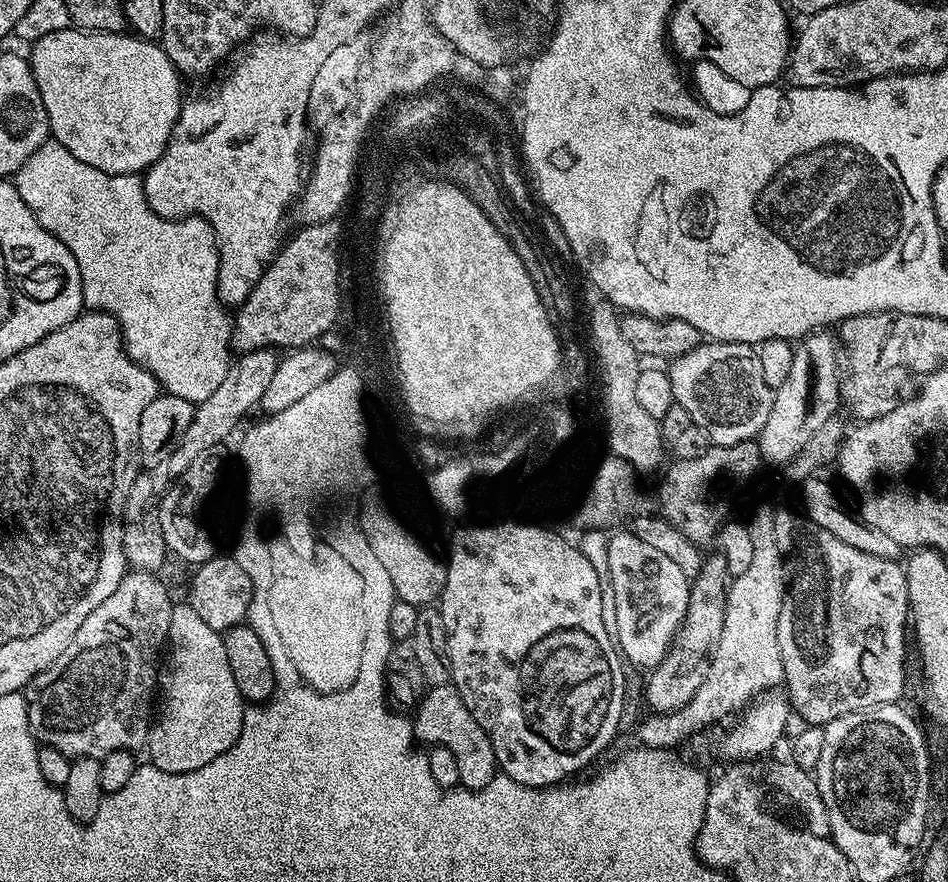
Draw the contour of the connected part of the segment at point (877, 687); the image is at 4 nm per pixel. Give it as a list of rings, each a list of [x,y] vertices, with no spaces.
[[[830,530],[818,532],[814,542],[808,542],[808,556],[806,560],[810,564],[818,564],[820,568],[812,568],[818,574],[806,576],[812,580],[796,580],[794,586],[786,586],[784,589],[784,601],[782,602],[781,613],[778,615],[778,649],[781,650],[782,666],[784,667],[783,683],[786,685],[786,695],[793,713],[796,712],[804,719],[803,723],[808,726],[823,726],[834,718],[842,718],[842,714],[851,712],[861,712],[874,706],[883,704],[895,704],[904,692],[904,628],[910,624],[910,609],[908,607],[908,591],[906,590],[906,574],[904,564],[899,559],[887,560],[886,558],[874,558],[874,554],[864,554],[862,550],[854,550],[854,546],[846,546],[846,542],[838,542],[838,538],[824,538],[828,536]]]

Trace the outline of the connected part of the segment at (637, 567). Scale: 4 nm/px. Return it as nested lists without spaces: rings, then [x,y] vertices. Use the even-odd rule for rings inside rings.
[[[631,530],[613,531],[608,536],[606,558],[610,562],[610,582],[614,586],[614,606],[616,607],[616,626],[614,638],[629,665],[637,664],[645,670],[652,670],[662,662],[668,647],[679,630],[687,612],[690,578],[678,570],[675,562],[670,562],[666,554],[659,552],[655,546],[642,542]]]

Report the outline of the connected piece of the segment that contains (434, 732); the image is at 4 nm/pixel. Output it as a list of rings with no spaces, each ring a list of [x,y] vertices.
[[[452,683],[434,684],[427,689],[428,693],[421,695],[418,700],[416,716],[414,715],[414,732],[417,737],[425,740],[428,746],[440,745],[448,747],[454,759],[458,762],[460,784],[473,790],[486,786],[498,774],[498,765],[494,746],[482,730],[482,726],[466,710],[466,702],[462,702],[462,694]]]

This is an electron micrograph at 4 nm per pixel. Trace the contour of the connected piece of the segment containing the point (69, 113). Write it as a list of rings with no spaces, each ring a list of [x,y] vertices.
[[[69,26],[31,45],[30,63],[46,110],[51,139],[58,141],[78,162],[115,176],[143,173],[165,152],[176,119],[180,117],[182,77],[159,43],[118,32],[86,32]]]

